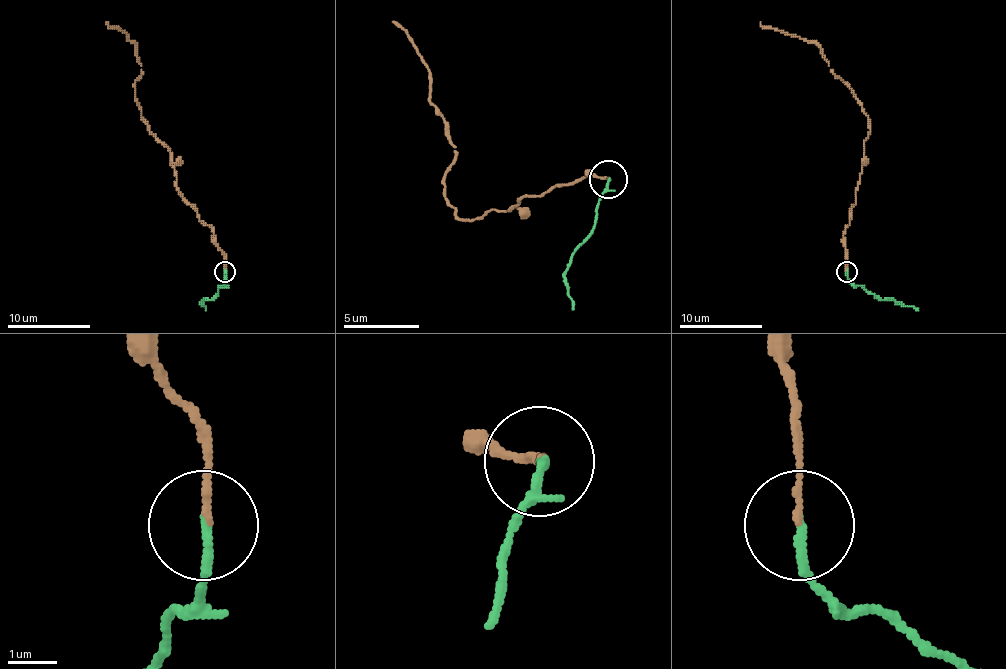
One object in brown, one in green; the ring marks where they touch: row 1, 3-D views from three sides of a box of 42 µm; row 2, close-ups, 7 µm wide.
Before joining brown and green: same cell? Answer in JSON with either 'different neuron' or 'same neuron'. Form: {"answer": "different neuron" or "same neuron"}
{"answer": "different neuron"}

